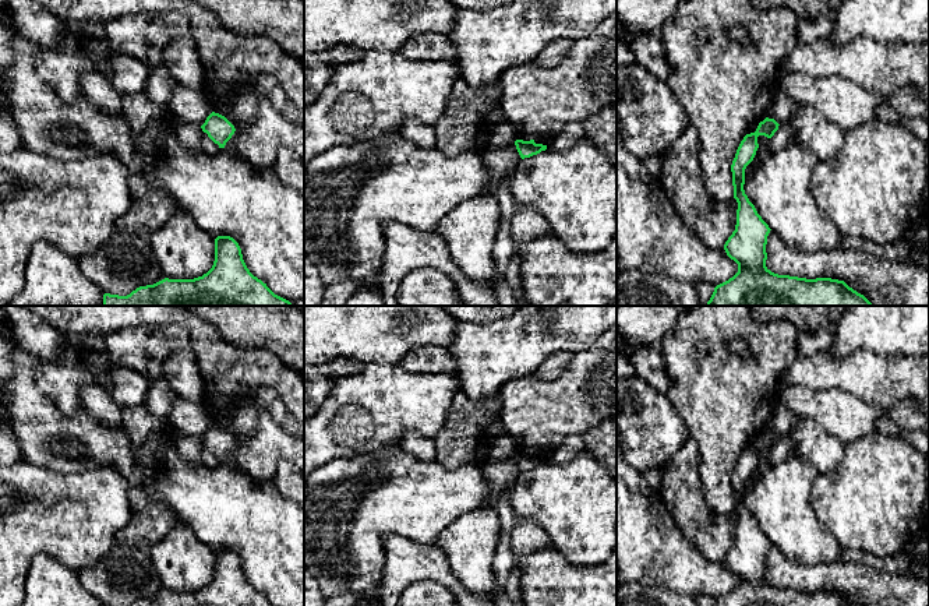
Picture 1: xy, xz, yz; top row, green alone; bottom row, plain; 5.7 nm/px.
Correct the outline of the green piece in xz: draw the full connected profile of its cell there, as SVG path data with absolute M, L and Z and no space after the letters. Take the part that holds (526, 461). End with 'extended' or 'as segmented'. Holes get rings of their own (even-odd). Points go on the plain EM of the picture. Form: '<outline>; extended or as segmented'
M516 452L515 458L522 472L530 471L547 462L547 458L536 457L534 452L530 454Z; as segmented

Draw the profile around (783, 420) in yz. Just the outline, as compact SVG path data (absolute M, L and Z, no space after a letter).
M778 404L767 423L767 430L774 431L778 437L784 437L796 427L801 417L801 415L796 415L783 404Z

